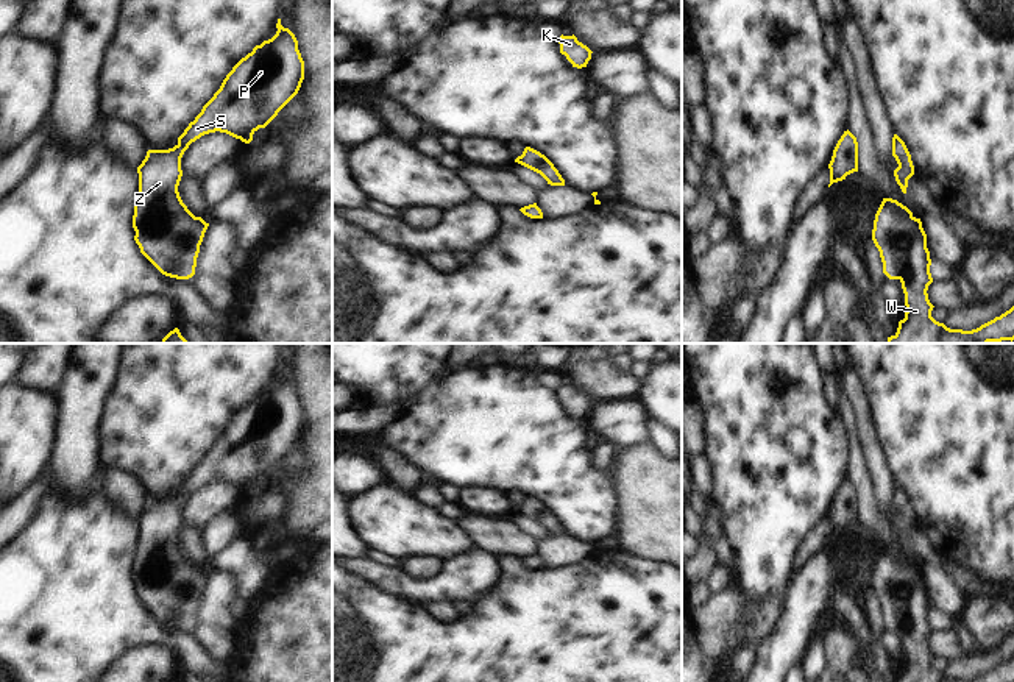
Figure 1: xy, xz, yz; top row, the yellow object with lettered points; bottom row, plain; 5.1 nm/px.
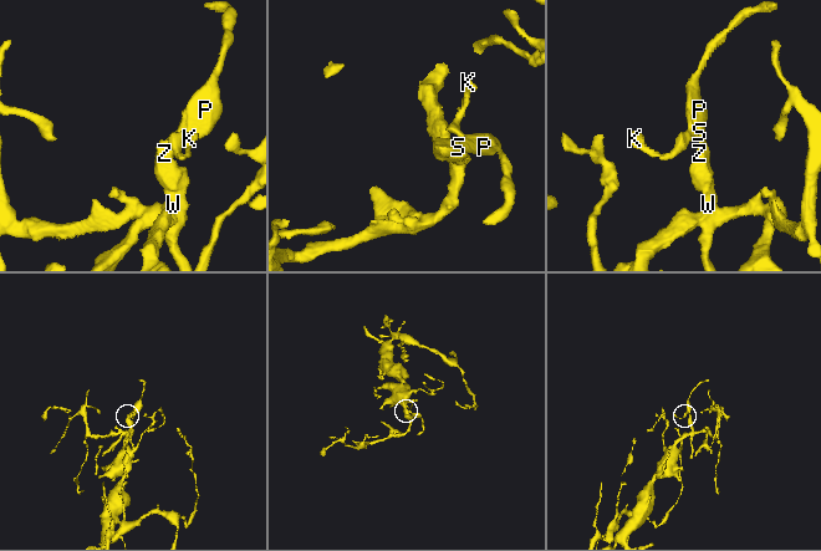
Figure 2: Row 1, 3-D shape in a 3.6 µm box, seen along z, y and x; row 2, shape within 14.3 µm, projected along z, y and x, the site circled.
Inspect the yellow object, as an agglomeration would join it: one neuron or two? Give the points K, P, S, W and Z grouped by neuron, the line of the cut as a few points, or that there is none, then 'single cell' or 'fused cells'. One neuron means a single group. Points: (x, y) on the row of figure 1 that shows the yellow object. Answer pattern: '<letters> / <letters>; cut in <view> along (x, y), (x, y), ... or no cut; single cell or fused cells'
K P S W Z; no cut; single cell

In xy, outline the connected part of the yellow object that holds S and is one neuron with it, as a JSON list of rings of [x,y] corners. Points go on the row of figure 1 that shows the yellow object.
[[[276,23],[276,34],[256,45],[223,80],[220,89],[168,150],[148,150],[137,167],[139,194],[134,200],[133,228],[140,253],[165,276],[189,279],[195,275],[197,258],[209,226],[183,203],[178,186],[183,176],[181,158],[192,142],[209,133],[226,133],[245,144],[259,128],[265,128],[278,112],[298,94],[304,80],[304,61],[295,34]]]

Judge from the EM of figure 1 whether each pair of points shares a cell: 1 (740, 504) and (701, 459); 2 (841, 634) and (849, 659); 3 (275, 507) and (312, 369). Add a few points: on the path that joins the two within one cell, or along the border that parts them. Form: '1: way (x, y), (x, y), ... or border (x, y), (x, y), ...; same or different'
1: border (702, 451), (713, 473); different
2: way (841, 640), (843, 653); same
3: border (298, 442), (303, 462), (289, 481); different

